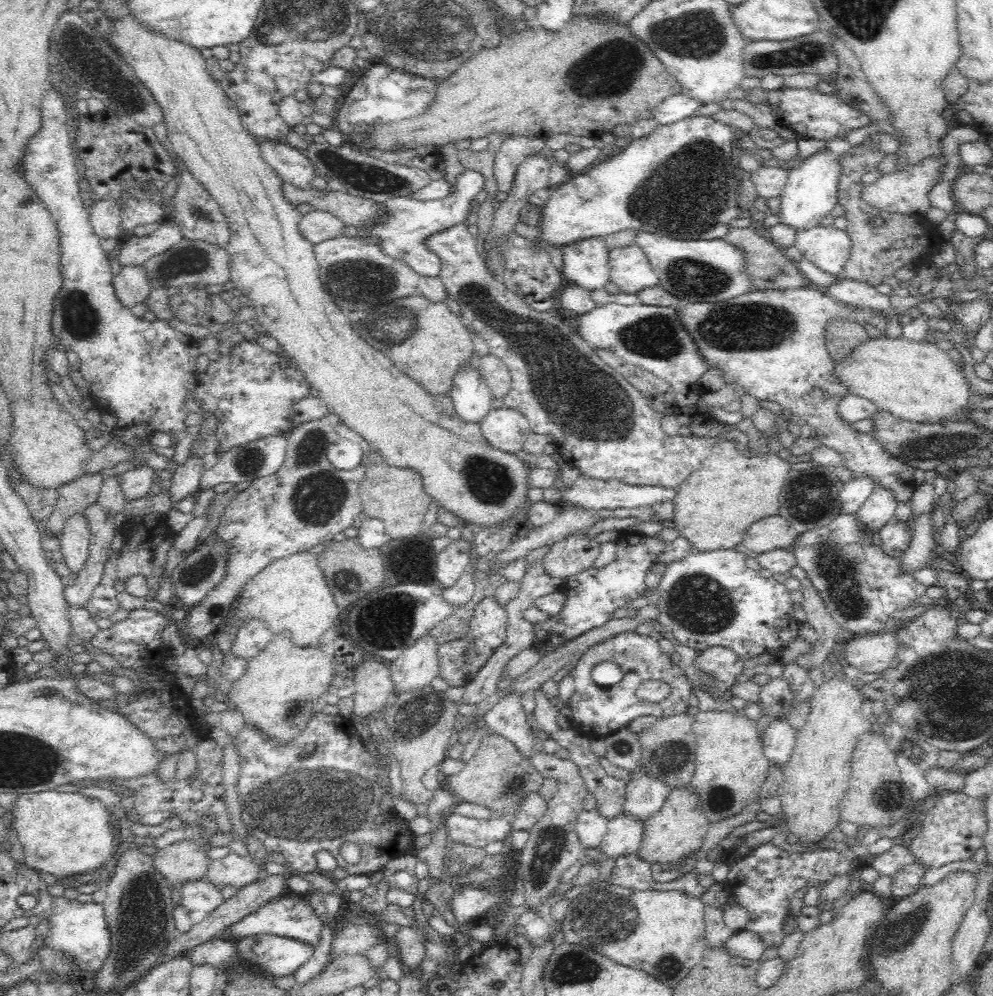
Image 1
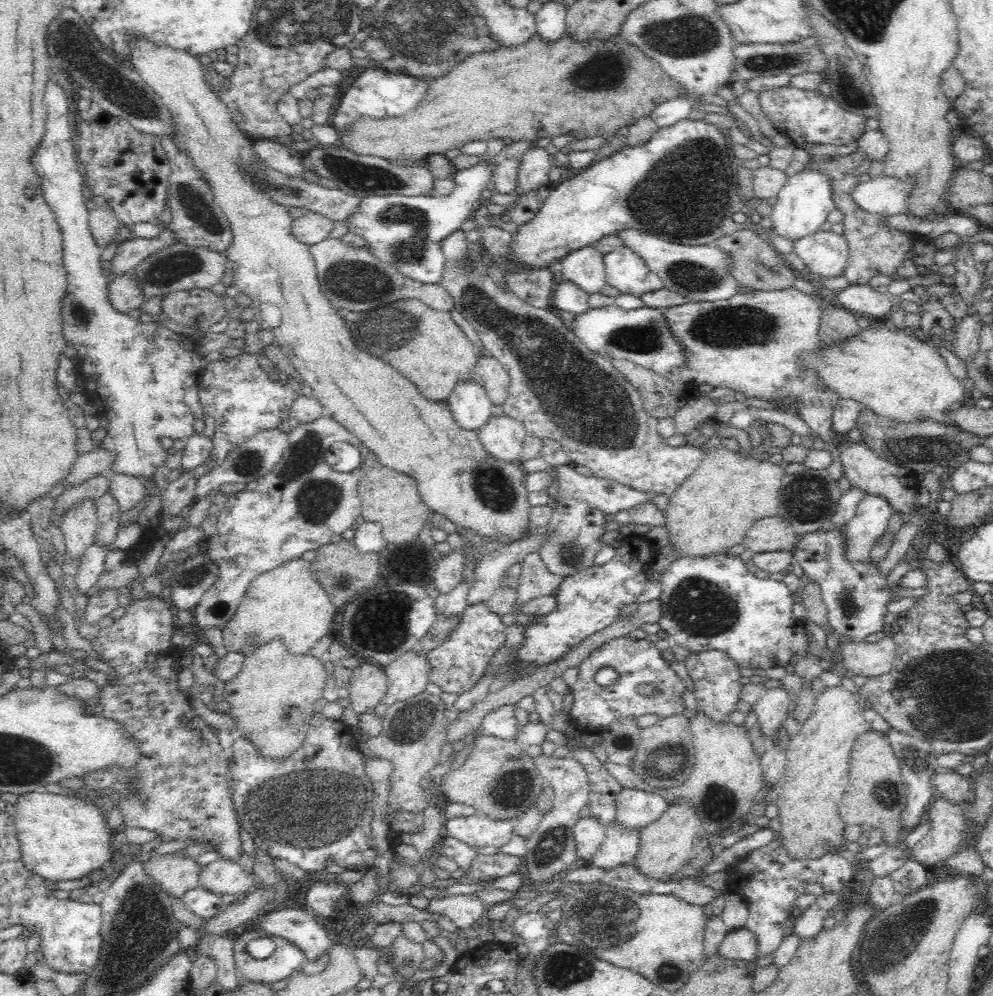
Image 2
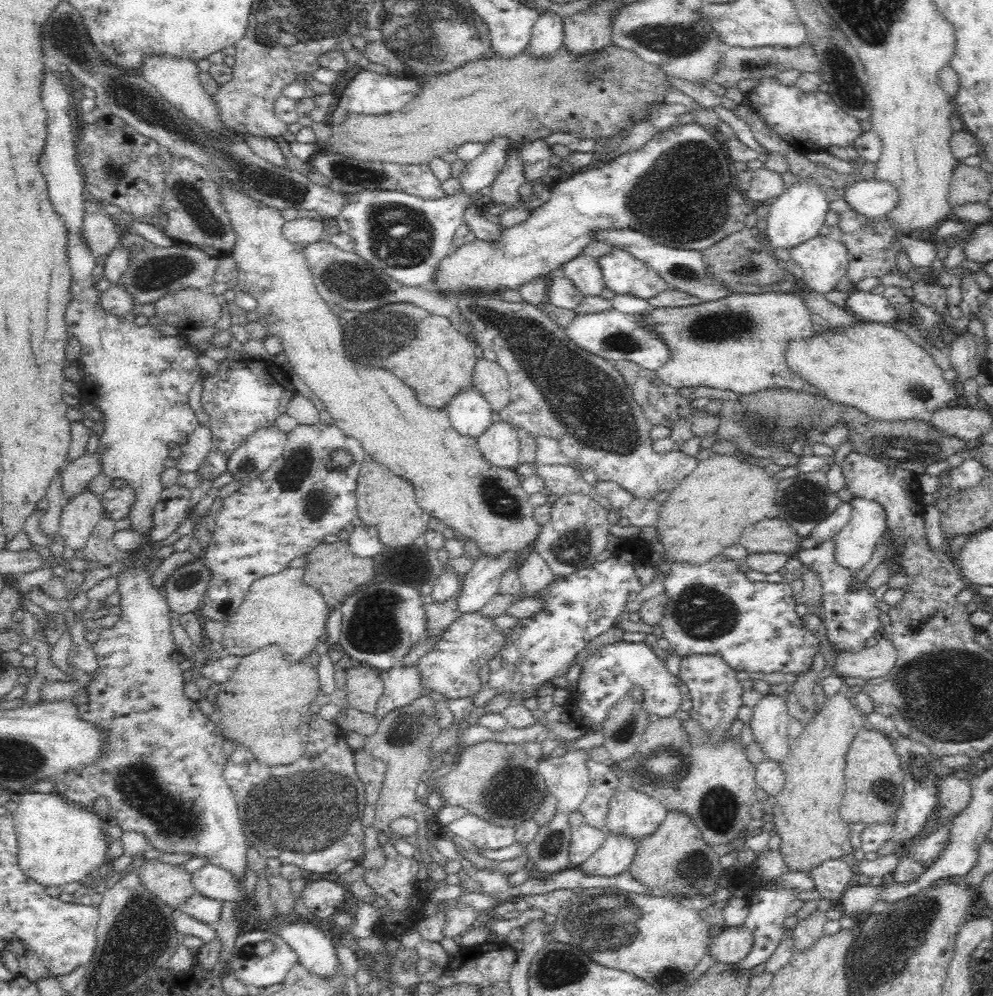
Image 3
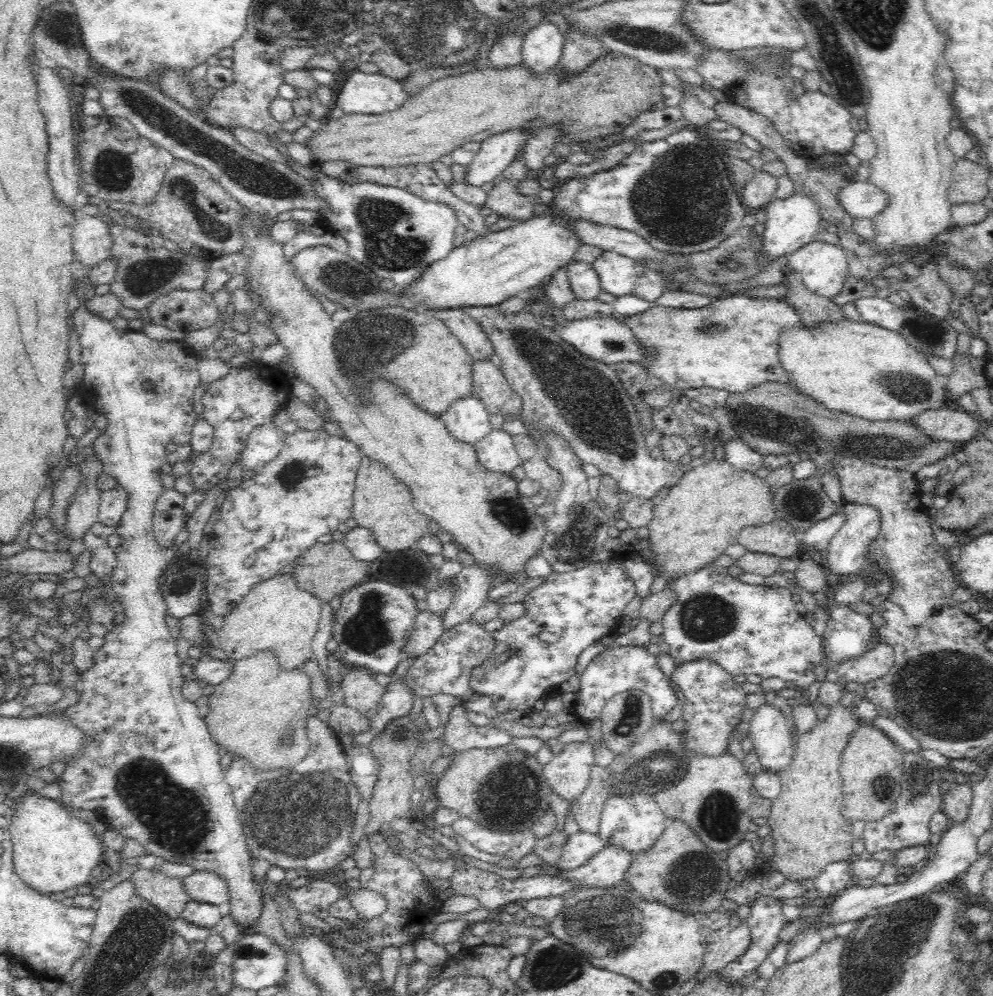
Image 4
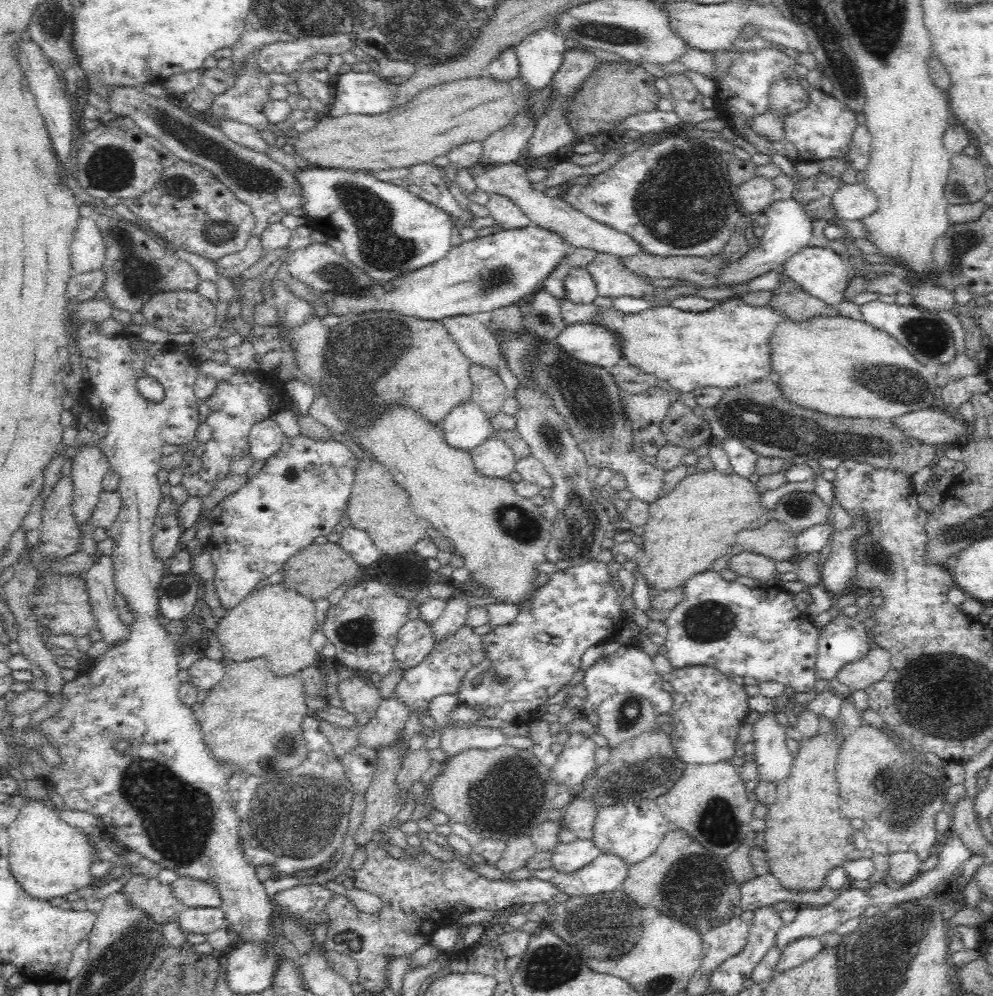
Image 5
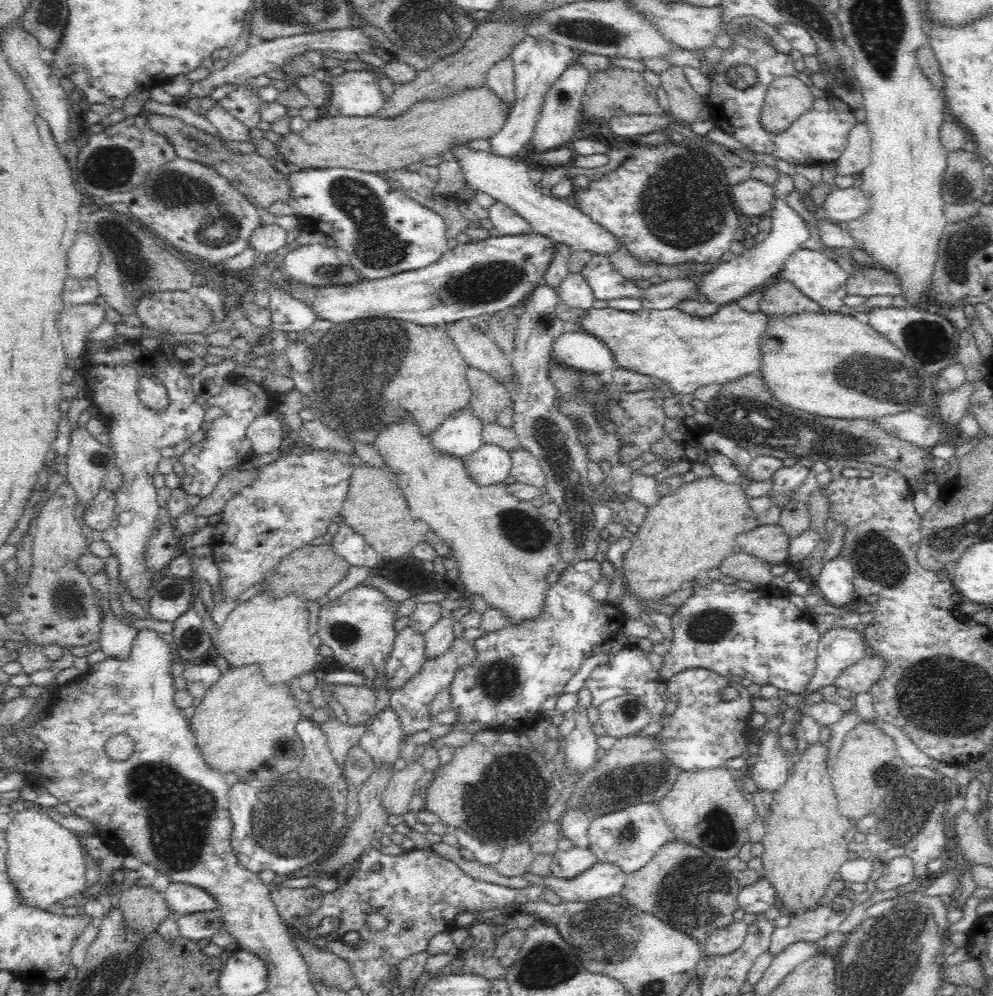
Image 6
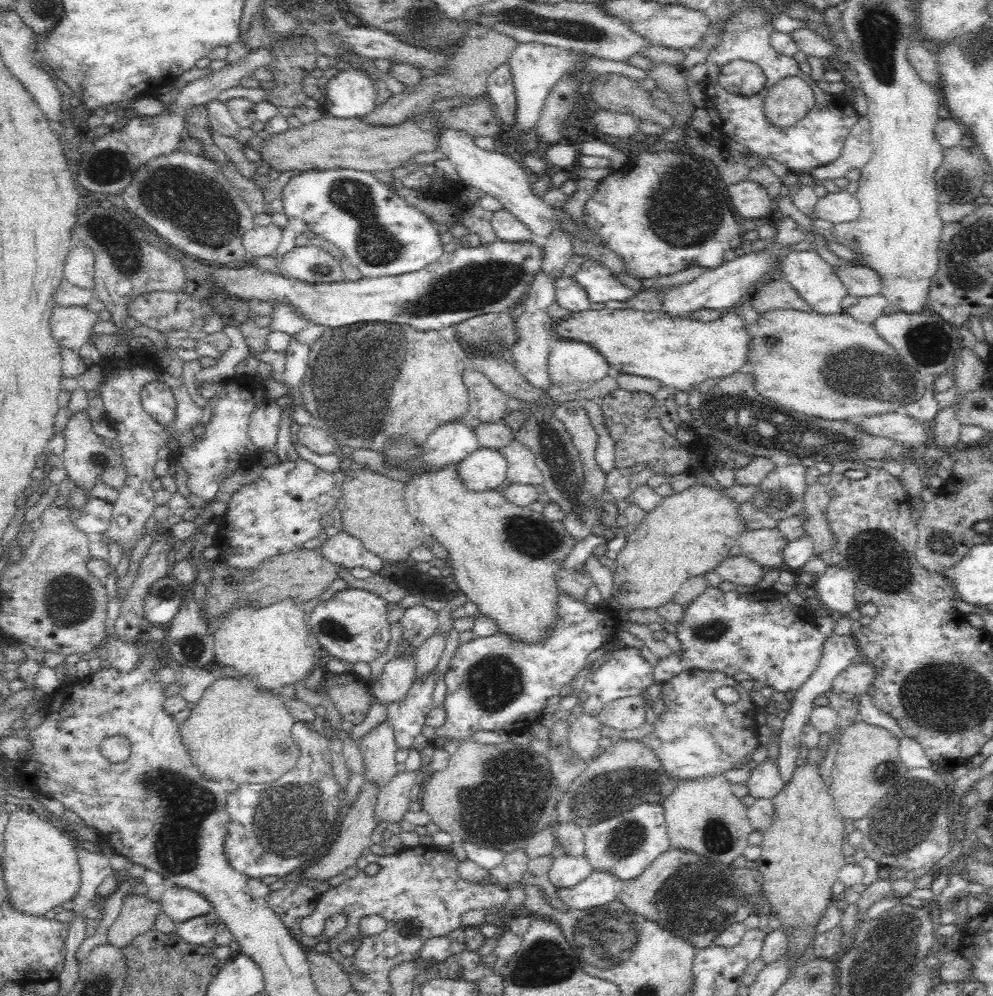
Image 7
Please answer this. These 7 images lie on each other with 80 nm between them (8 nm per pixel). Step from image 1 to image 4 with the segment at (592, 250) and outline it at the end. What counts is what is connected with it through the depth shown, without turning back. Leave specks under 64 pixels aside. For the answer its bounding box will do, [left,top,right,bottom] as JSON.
[566,260,603,300]

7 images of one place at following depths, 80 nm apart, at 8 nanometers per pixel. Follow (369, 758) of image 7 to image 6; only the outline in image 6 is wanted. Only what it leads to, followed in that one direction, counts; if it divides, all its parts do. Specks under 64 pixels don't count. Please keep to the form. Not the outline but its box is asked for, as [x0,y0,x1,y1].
[359,705,403,766]

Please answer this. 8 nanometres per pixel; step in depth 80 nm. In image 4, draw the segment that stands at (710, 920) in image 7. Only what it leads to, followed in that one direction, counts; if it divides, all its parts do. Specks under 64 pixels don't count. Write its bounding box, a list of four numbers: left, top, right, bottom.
[624,818,735,919]

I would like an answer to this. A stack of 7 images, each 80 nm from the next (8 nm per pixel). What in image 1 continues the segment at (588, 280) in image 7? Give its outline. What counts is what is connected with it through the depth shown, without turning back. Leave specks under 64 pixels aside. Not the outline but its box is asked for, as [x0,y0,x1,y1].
[609,244,659,294]

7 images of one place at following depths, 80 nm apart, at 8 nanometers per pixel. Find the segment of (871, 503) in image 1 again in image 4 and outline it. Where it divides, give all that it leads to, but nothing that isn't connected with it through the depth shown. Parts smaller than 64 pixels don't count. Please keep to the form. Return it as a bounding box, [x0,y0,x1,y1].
[824,503,882,579]

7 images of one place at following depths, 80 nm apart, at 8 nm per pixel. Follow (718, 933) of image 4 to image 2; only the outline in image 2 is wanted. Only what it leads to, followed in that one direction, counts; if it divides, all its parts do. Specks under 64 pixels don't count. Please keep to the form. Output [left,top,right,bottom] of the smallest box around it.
[718,926,758,962]

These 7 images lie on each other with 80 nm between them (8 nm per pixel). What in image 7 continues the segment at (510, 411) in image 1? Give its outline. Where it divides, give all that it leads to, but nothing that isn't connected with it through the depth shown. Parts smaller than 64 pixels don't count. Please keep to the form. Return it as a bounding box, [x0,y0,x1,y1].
[459,446,507,490]

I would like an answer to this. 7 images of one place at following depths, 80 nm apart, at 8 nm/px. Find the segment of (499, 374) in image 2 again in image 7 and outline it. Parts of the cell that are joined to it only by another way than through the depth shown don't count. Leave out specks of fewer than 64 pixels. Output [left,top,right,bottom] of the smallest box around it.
[463,369,510,422]

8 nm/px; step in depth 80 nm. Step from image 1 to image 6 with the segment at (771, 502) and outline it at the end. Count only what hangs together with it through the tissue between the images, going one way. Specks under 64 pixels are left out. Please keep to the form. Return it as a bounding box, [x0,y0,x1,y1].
[624,475,760,602]

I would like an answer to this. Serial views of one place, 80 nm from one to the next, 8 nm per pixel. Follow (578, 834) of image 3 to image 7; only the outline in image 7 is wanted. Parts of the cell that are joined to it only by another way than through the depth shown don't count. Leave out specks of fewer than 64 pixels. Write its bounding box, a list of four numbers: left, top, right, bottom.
[548,853,595,888]

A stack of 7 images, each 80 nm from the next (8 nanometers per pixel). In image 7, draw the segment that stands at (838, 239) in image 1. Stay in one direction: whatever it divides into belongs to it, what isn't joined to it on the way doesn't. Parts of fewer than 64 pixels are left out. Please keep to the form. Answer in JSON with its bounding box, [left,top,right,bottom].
[776,249,847,315]

